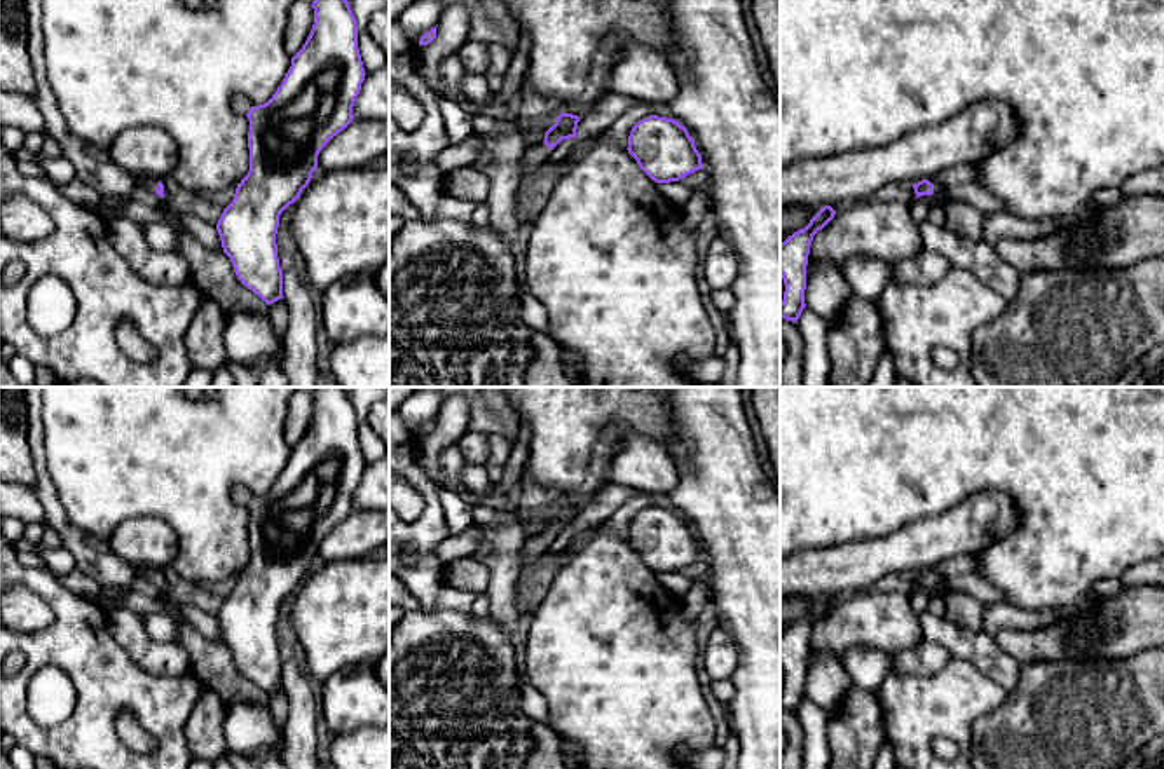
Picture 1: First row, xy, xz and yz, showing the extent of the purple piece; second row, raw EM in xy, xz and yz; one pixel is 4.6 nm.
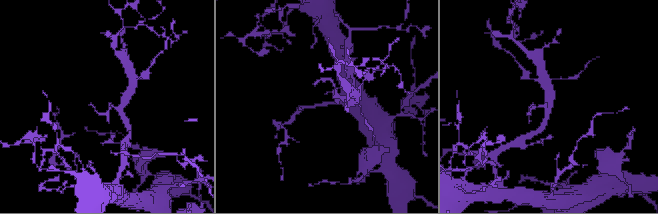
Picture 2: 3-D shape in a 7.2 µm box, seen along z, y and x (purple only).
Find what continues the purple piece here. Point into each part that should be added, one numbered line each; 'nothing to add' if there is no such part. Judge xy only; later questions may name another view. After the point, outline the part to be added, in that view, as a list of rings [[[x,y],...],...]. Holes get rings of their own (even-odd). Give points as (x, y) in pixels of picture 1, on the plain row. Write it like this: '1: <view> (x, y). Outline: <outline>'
1: xy (145, 572). Outline: [[[136,567],[136,577],[155,582],[159,570],[154,567]]]

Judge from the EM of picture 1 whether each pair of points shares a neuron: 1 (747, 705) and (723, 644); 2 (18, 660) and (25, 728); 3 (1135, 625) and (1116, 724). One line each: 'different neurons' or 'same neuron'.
1: different neurons
2: different neurons
3: different neurons

